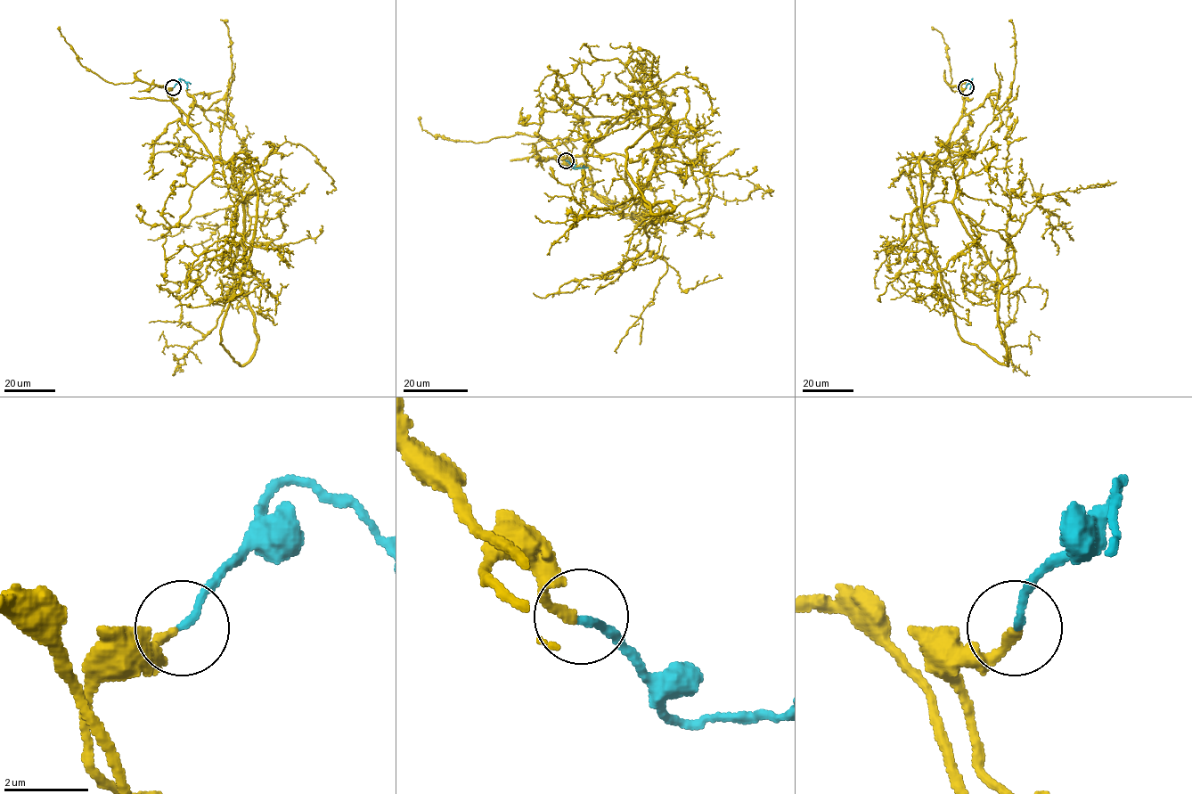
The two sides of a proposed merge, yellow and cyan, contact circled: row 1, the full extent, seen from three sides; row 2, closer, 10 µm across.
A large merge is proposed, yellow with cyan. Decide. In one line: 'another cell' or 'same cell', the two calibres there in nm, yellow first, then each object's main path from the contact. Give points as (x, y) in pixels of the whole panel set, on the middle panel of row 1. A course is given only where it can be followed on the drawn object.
same cell | 200/180 nm | yellow via (565, 159), (640, 107), (669, 115), (645, 250), (533, 292) | cyan via (566, 159), (574, 168), (583, 166)

